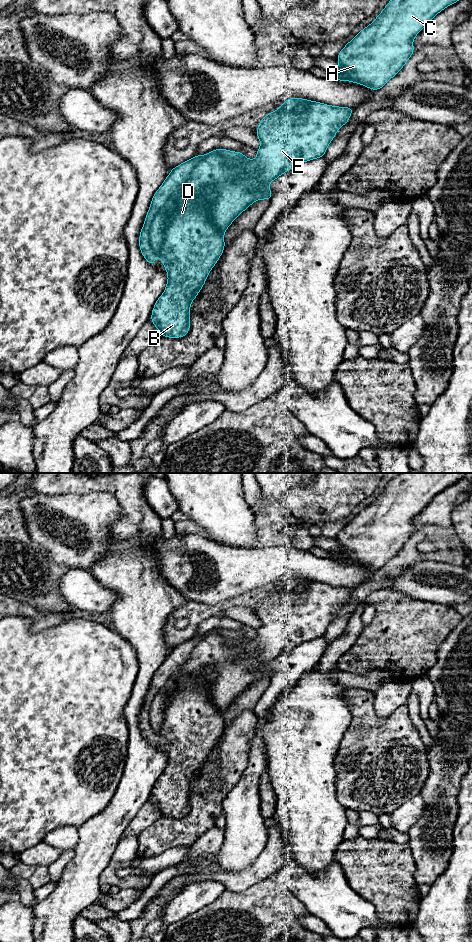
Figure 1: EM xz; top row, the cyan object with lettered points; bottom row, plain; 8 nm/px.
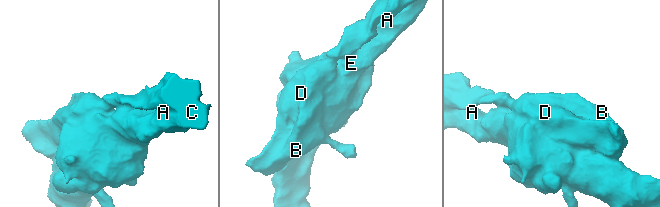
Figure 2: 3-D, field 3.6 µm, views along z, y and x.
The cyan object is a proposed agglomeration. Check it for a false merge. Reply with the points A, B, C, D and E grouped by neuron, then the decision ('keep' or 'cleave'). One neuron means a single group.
A C E / B D; cleave

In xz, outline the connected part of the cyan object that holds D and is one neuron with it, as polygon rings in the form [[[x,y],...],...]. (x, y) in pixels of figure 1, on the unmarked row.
[[[195,635],[193,638],[171,649],[162,665],[154,673],[149,690],[139,715],[139,728],[147,743],[155,743],[155,731],[150,724],[150,708],[156,695],[163,688],[173,683],[173,691],[165,703],[164,720],[161,726],[160,739],[167,751],[168,761],[164,773],[158,777],[152,789],[150,800],[160,811],[160,815],[167,818],[181,818],[190,811],[190,786],[203,768],[206,759],[217,741],[220,739],[225,721],[222,712],[211,701],[208,693],[209,682],[206,677],[211,668],[207,666],[201,674],[188,676],[181,671],[190,653],[205,635]]]

